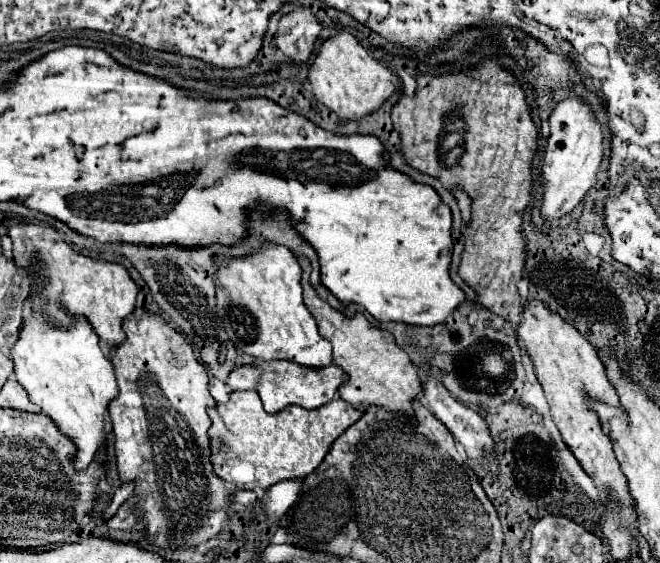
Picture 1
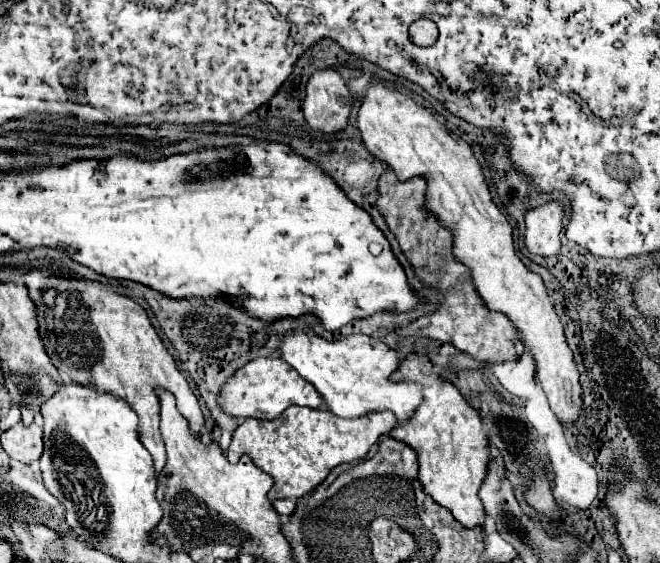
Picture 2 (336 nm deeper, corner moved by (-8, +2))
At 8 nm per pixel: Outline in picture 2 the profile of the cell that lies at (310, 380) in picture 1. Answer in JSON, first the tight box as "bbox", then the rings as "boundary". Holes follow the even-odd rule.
{"bbox":[221,357,325,419],"boundary":[[[263,357],[263,359],[253,359],[237,373],[233,379],[225,383],[225,389],[221,391],[221,407],[235,417],[255,417],[255,419],[277,419],[287,407],[291,405],[303,405],[311,409],[319,409],[325,405],[323,397],[309,385],[299,373],[281,361],[281,357]]]}

